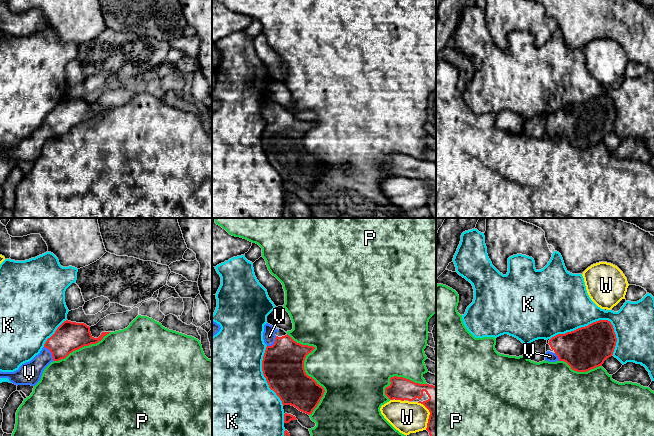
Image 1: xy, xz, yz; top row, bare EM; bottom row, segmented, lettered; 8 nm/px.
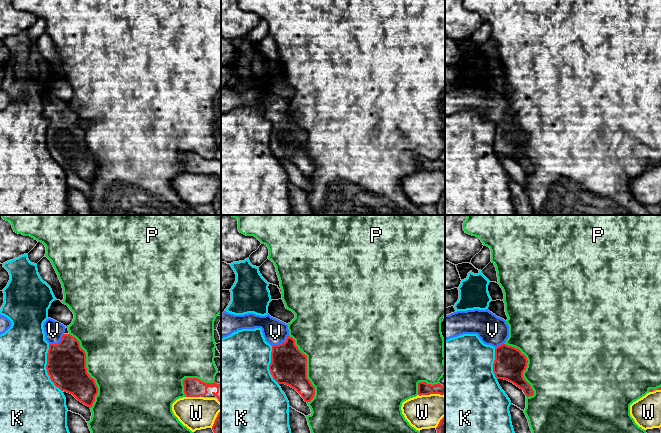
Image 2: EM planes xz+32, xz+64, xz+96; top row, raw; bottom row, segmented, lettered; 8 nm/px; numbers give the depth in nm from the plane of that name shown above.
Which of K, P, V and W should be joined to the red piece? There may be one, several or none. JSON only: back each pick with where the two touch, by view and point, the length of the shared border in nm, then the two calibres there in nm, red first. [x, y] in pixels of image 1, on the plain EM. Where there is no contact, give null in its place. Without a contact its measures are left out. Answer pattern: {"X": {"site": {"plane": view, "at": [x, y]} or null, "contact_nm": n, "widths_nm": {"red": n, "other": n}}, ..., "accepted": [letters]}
{"V": {"site": {"plane": "xy", "at": [51, 128]}, "contact_nm": 140, "widths_nm": {"red": 240, "other": 190}}, "accepted": ["V"]}

